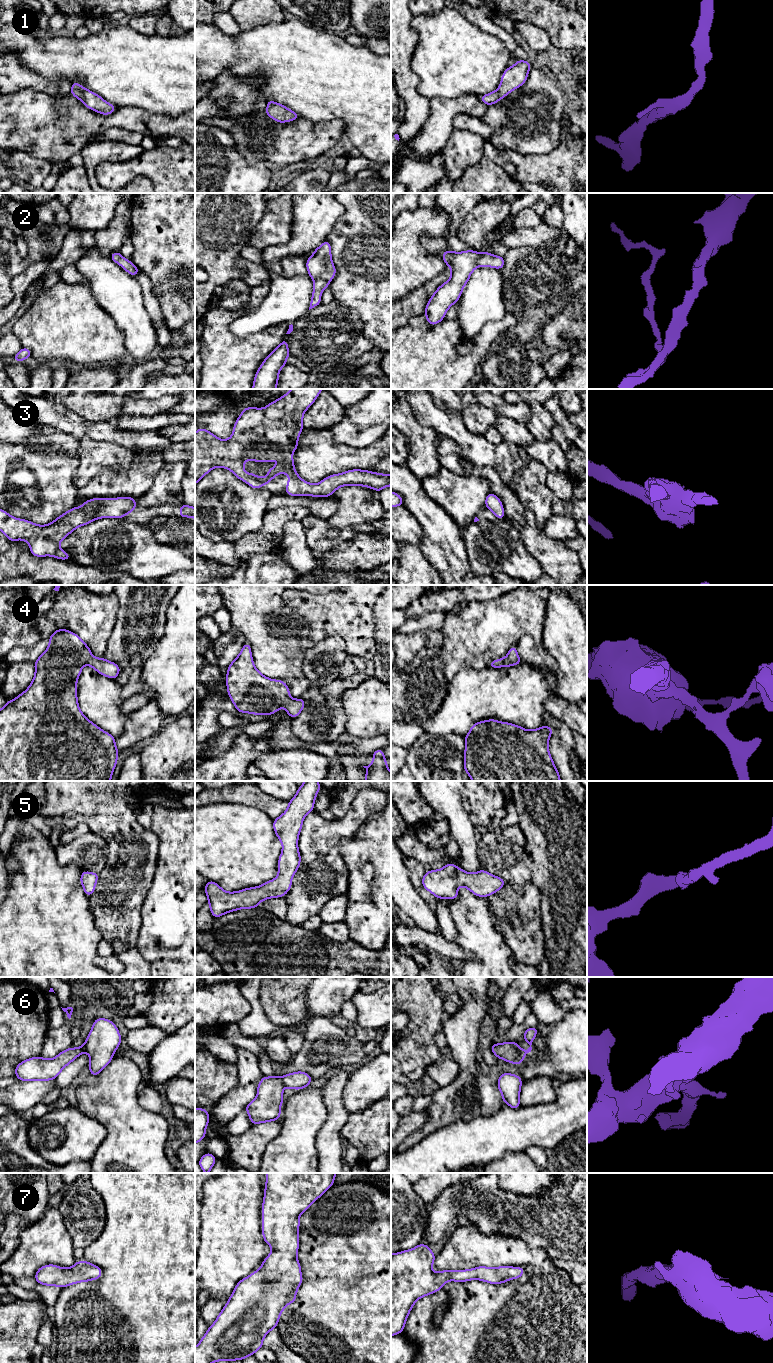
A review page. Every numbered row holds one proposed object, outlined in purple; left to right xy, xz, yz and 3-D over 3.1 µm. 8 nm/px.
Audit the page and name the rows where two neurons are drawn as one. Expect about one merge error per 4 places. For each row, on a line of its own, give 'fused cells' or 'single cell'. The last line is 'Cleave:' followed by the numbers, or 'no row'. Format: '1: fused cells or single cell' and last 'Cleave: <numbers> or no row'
1: single cell
2: single cell
3: single cell
4: single cell
5: single cell
6: fused cells
7: single cell
Cleave: 6

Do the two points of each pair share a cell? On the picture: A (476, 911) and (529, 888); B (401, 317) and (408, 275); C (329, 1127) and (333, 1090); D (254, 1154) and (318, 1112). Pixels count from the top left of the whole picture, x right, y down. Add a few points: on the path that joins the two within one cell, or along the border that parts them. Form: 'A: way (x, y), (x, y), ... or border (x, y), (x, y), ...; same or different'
A: border (486, 897), (495, 928); different
B: border (425, 282), (401, 298); different
C: way (333, 1118), (333, 1099); same
D: border (280, 1127), (280, 1133), (268, 1144), (261, 1162); different

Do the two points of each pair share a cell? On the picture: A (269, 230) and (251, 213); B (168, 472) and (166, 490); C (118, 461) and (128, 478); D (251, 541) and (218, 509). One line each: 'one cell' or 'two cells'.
A: two cells
B: one cell
C: two cells
D: two cells

